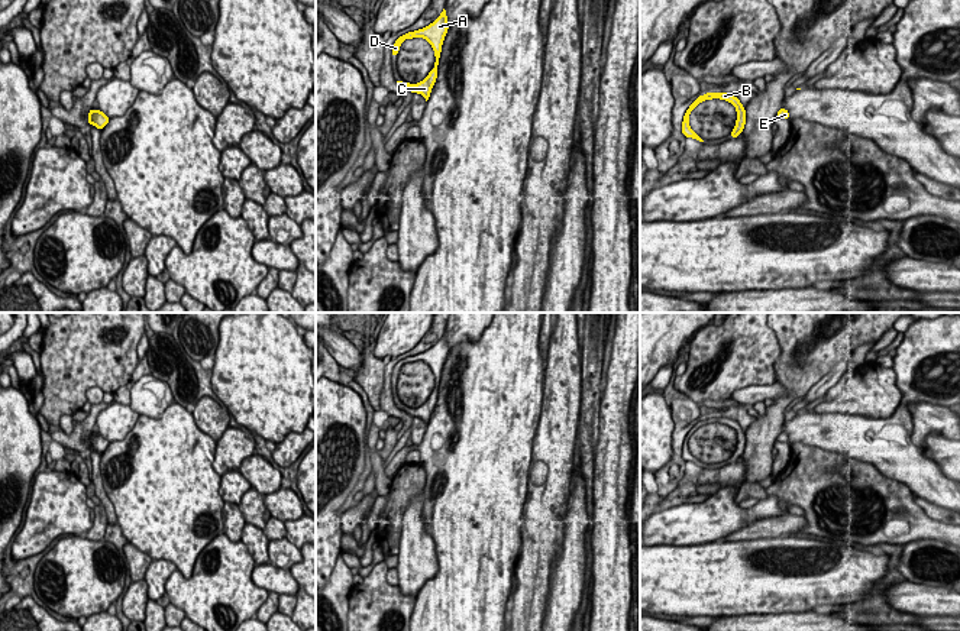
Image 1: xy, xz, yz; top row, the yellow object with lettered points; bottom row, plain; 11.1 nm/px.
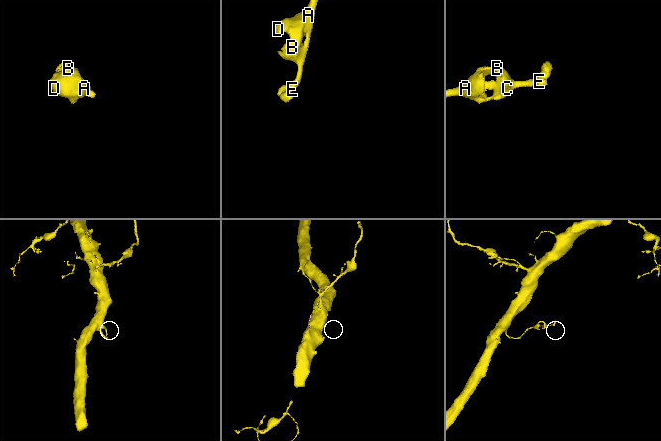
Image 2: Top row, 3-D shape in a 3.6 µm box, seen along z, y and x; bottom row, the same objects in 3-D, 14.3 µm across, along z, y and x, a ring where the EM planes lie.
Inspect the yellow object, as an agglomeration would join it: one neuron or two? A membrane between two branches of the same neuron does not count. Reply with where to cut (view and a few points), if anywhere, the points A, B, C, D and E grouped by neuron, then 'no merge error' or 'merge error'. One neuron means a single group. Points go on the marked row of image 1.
no cut | A B C D E | no merge error

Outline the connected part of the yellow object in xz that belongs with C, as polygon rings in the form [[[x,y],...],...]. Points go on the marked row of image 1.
[[[443,9],[440,16],[433,23],[430,23],[429,26],[426,26],[423,29],[408,32],[408,33],[400,36],[394,42],[394,46],[392,46],[391,55],[397,56],[400,46],[405,39],[424,38],[431,45],[436,61],[434,61],[434,68],[429,72],[429,75],[417,84],[397,81],[400,85],[407,88],[408,91],[421,94],[426,98],[426,101],[429,100],[431,88],[437,78],[437,67],[439,67],[442,45],[443,45],[445,36],[447,33],[447,29],[449,29],[449,22],[447,22],[446,10]]]

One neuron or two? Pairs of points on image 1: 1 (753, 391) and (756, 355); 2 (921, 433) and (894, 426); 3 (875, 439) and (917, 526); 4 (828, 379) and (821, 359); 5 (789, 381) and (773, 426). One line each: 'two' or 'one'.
1: two
2: two
3: two
4: two
5: one

